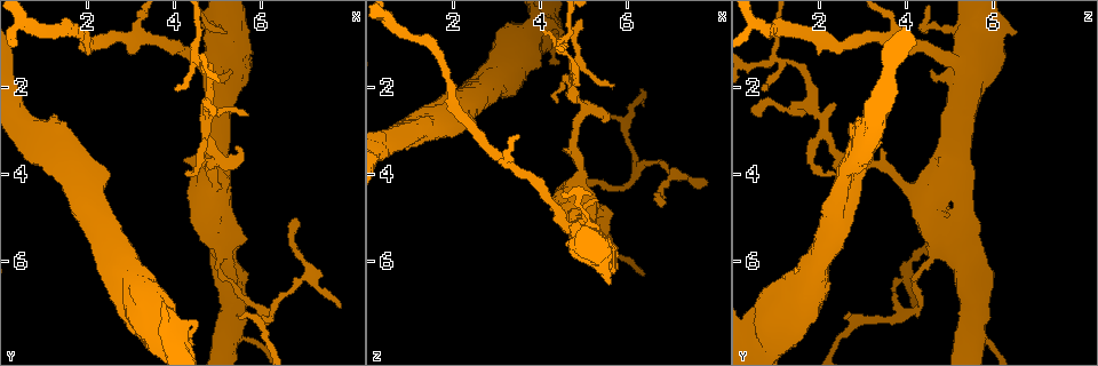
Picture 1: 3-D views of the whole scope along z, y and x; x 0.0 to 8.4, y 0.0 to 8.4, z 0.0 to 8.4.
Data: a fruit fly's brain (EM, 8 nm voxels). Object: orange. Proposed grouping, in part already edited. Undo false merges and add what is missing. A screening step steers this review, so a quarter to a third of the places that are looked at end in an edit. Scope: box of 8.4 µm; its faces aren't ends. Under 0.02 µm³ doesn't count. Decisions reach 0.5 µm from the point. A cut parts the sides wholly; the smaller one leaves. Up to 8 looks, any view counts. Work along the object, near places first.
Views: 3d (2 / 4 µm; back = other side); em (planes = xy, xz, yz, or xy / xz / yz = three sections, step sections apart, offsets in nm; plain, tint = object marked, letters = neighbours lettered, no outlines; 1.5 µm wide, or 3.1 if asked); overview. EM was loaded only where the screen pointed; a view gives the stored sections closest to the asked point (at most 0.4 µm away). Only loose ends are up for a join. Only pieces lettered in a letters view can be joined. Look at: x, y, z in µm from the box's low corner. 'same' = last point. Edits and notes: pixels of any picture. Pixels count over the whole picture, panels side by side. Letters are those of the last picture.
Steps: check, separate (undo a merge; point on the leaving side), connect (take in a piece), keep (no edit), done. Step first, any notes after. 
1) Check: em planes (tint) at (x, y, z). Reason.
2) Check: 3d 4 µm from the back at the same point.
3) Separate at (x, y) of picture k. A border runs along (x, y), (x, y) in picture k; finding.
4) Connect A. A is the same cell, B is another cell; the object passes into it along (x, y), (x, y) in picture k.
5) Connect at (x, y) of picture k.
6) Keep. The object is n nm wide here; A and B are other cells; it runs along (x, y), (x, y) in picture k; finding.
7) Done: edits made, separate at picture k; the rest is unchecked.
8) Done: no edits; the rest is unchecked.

Check: em xy step 4 (tint) at (5.30, 1.65, 4.60). Free end.

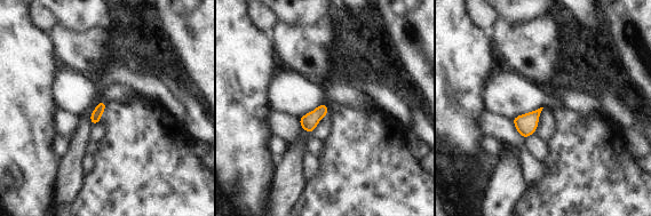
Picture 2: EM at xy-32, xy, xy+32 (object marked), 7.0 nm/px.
Check: em yz step 4 (letters) at the same point.

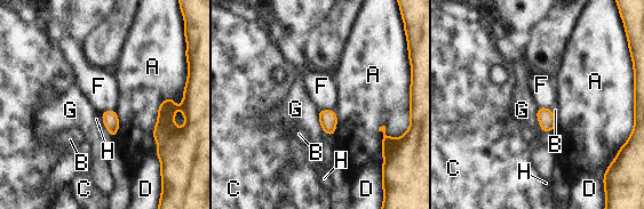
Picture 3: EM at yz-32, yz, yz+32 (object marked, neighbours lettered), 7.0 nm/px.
Keep. A, B, C, D, F, G and H are other cells; a border runs along (334, 110), (320, 110), (318, 112) in picture 3; none of them fits.

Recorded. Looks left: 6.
Check: em planes (tint) at (4.50, 7.40, 0.80).

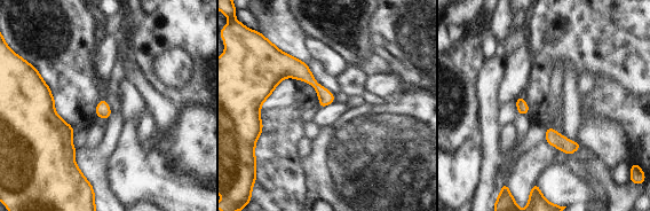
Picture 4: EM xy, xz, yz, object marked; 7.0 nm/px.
Check: em planes (letters) at the same point.

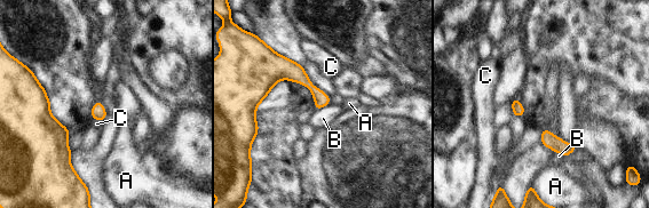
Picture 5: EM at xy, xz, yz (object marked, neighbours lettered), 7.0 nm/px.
Keep. A, B and C are other cells; it runs along (326, 98), (298, 74), (277, 74), (254, 102) in picture 5; no lettered piece goes on from it.

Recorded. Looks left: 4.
Check: em planes (letters) at (5.45, 7.20, 2.65). Tapers out.

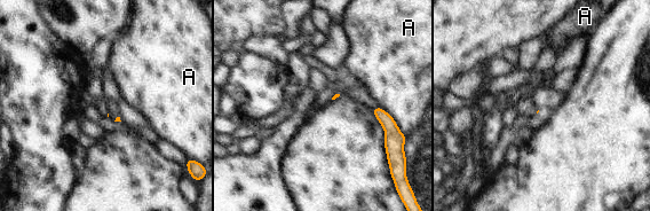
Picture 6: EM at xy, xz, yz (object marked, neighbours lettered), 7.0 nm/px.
Keep. A is another cell; a border runs along (379, 106), (397, 125) in picture 6; none of them fits.

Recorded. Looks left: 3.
Done: no edits; the rest is unchecked.

